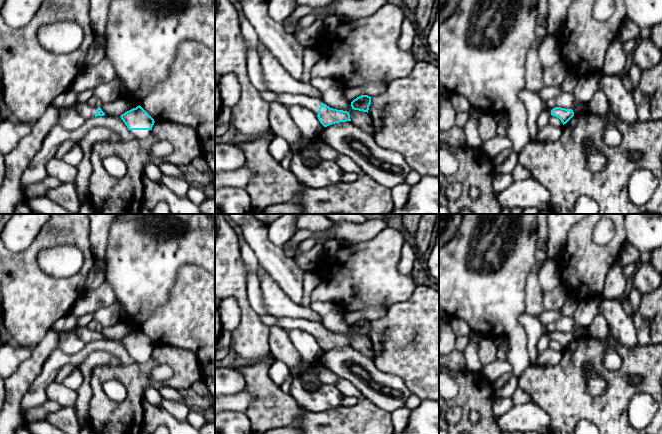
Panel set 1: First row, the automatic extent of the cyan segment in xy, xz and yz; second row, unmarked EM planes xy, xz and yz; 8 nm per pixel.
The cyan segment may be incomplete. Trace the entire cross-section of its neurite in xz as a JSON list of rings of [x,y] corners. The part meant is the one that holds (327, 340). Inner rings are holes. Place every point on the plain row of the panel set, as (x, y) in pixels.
[[[280,317],[278,318],[278,326],[286,331],[301,329],[311,333],[324,351],[339,346],[351,345],[349,336],[330,332],[321,324],[303,318]]]

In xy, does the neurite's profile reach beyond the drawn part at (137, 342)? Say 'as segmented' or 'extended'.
extended

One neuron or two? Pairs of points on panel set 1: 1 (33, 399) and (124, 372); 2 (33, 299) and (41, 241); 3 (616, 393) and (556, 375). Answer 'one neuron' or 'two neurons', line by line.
1: two neurons
2: one neuron
3: one neuron

